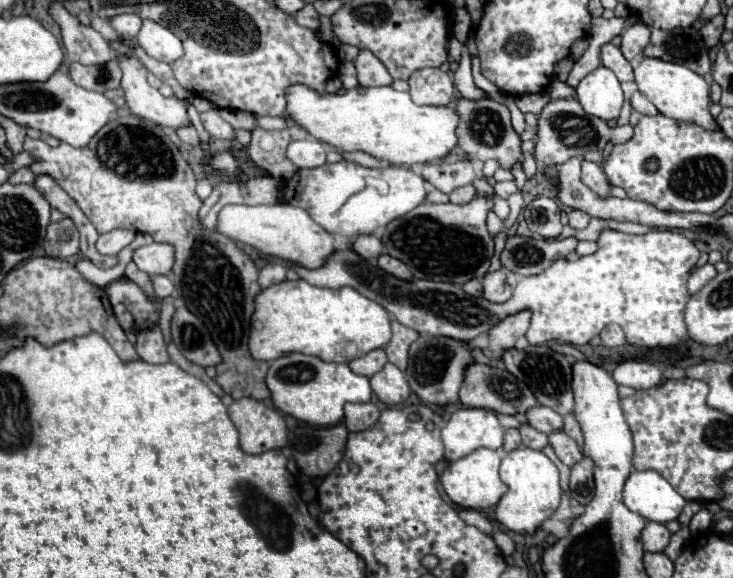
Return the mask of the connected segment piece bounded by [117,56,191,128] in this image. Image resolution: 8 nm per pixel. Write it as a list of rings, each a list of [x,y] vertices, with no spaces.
[[[117,56],[117,62],[123,72],[121,88],[131,114],[169,128],[191,124],[187,118],[187,104],[175,96],[165,98],[157,88],[151,88],[147,82],[147,68],[137,56]]]

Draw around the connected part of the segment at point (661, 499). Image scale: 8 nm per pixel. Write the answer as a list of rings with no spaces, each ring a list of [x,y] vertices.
[[[633,470],[625,482],[623,500],[631,512],[659,524],[677,520],[685,506],[685,498],[679,496],[673,486],[653,470]]]

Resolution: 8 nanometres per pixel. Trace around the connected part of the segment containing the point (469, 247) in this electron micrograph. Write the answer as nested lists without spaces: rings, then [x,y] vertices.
[[[477,194],[473,202],[465,206],[457,204],[421,204],[409,214],[387,224],[381,238],[385,252],[403,260],[417,280],[451,282],[455,286],[465,284],[471,278],[483,278],[489,270],[493,256],[493,238],[487,232],[487,212],[493,208],[493,198]]]

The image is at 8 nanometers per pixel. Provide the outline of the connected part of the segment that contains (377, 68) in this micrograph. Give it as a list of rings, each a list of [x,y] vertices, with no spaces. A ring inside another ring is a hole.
[[[369,50],[359,52],[355,60],[355,68],[357,68],[357,78],[361,86],[389,86],[393,82],[391,74],[381,64],[381,60]]]

